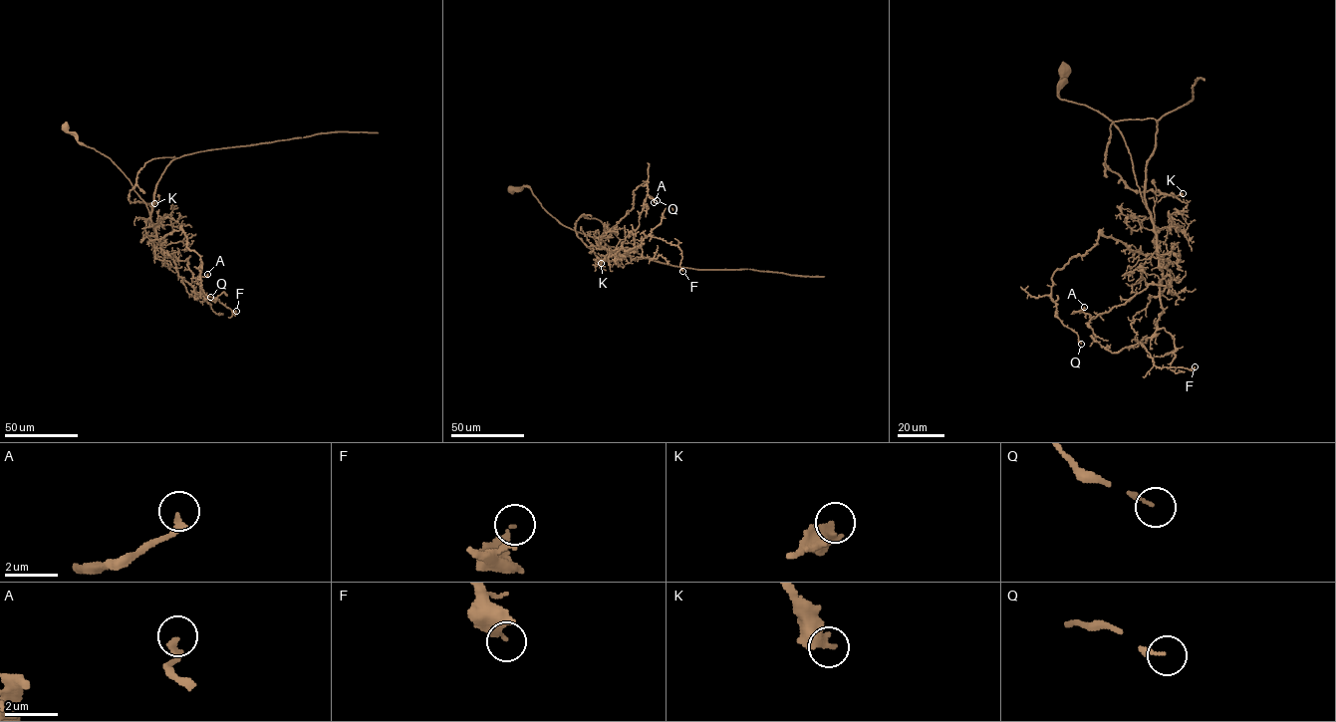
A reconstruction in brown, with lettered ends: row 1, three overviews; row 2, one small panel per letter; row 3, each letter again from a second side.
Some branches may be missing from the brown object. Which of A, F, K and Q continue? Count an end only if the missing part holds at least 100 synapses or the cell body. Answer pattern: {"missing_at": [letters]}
{"missing_at": []}

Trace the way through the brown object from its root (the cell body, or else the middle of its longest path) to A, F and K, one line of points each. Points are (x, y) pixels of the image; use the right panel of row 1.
A: (1063, 69), (1058, 97), (1097, 111), (1120, 131), (1162, 273), (1171, 279), (1093, 318), (1073, 312), (1084, 307)
F: (1063, 69), (1058, 97), (1120, 131), (1156, 234), (1163, 311), (1139, 343), (1158, 366), (1195, 366)
K: (1063, 69), (1058, 97), (1120, 131), (1148, 210), (1157, 121), (1115, 120), (1105, 164), (1133, 190), (1183, 193)

